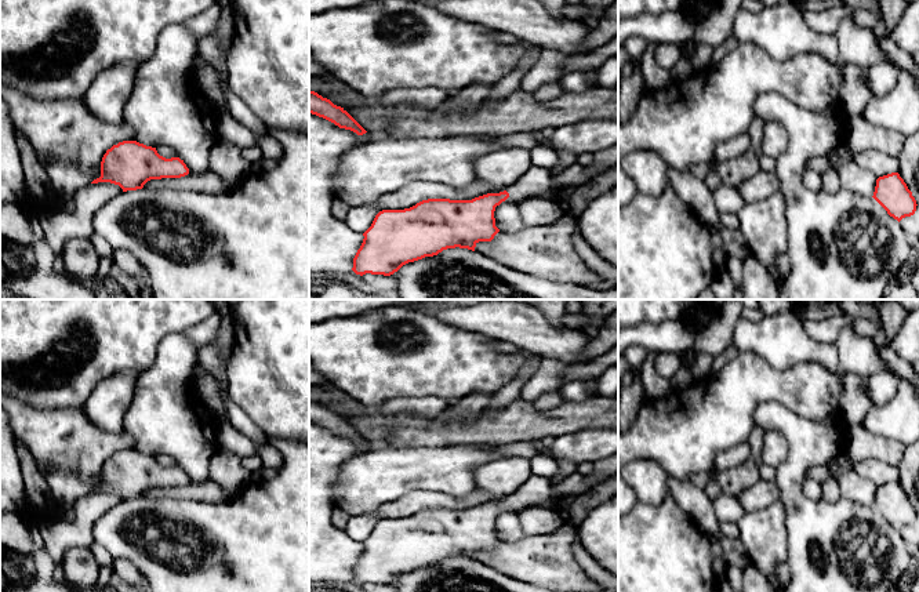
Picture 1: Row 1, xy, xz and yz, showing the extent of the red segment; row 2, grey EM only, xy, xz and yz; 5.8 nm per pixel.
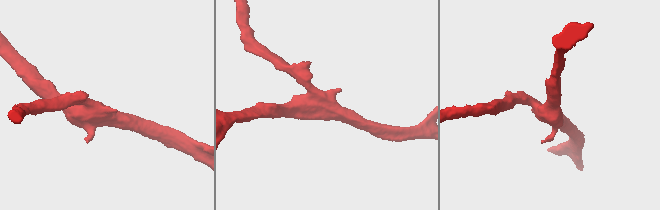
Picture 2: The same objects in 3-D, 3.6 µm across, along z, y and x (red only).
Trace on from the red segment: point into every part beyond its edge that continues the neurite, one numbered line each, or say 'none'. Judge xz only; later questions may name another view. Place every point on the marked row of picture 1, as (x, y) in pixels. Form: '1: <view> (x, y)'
1: xz (537, 181)

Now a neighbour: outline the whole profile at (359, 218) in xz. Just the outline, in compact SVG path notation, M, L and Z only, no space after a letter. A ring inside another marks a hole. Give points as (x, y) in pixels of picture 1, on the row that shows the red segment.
M477 178L462 189L444 184L413 181L370 204L352 207L345 222L352 230L364 233L382 210L404 210L428 199L472 200L487 193L493 193L493 188Z

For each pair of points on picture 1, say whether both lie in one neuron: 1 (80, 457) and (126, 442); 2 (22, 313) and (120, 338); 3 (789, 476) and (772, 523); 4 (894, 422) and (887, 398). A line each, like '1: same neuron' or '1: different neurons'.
1: same neuron
2: same neuron
3: different neurons
4: same neuron

